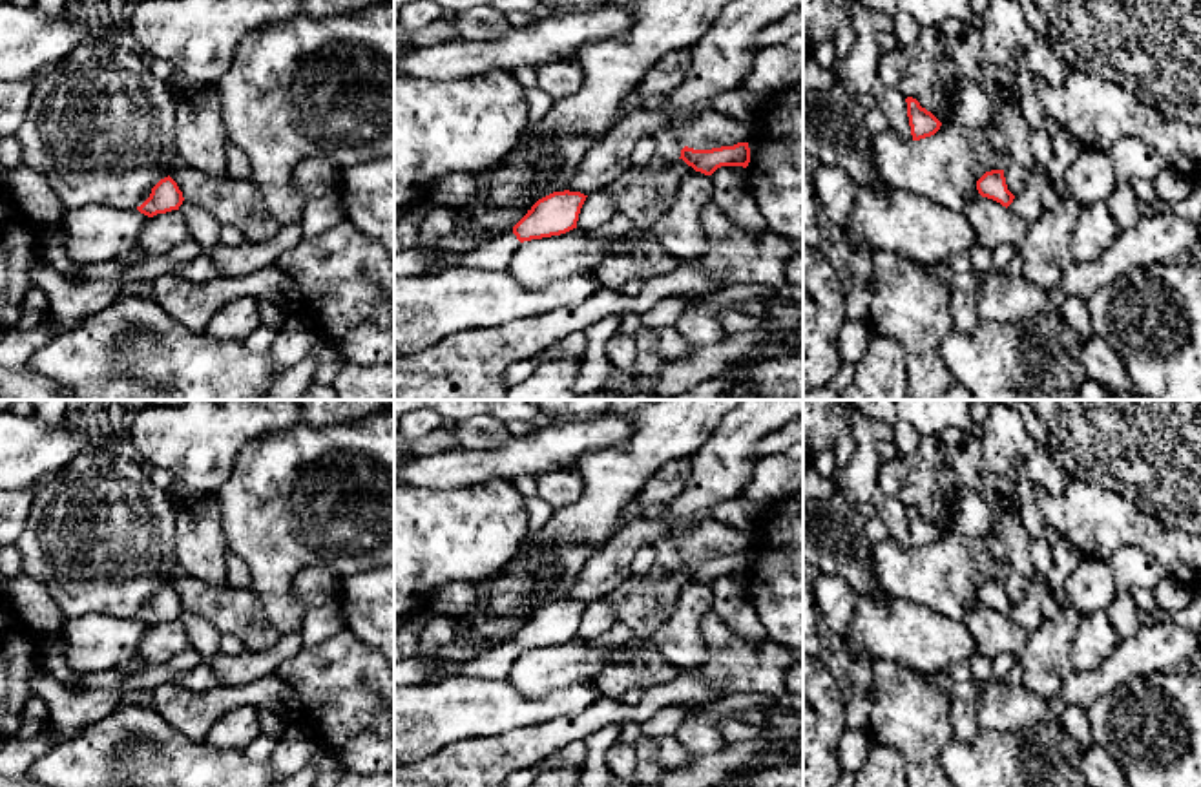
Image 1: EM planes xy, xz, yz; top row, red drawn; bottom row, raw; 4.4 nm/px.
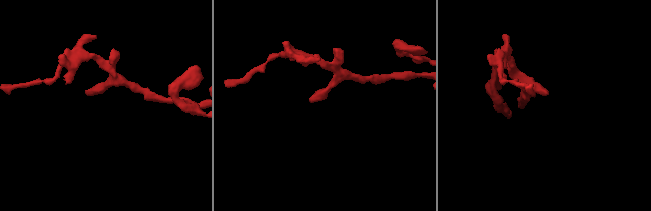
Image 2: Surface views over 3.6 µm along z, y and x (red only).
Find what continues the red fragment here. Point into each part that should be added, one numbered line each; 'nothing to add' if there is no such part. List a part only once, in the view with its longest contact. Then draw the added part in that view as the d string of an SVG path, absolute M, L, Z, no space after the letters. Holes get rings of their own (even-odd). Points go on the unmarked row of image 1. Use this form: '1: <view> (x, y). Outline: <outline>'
1: xz (493, 663). Outline: M513 641L482 652L469 666L449 663L433 665L416 656L407 656L394 663L394 687L422 685L433 679L447 679L451 676L473 676L478 679L506 679L513 661L520 650Z

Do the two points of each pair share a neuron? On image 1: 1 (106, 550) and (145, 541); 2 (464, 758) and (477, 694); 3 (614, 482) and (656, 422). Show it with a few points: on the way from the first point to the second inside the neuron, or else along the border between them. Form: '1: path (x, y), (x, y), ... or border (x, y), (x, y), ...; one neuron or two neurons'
1: path (115, 541), (135, 541); one neuron
2: border (510, 729), (499, 734), (464, 734), (429, 756); two neurons
3: path (626, 468), (656, 437); one neuron

